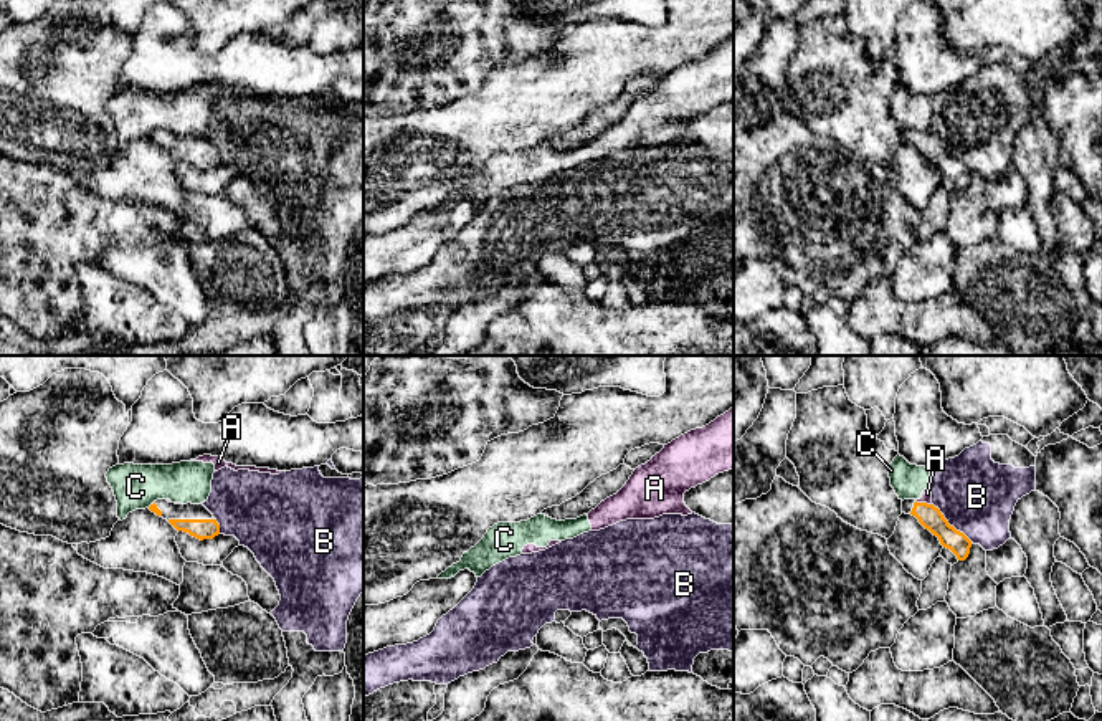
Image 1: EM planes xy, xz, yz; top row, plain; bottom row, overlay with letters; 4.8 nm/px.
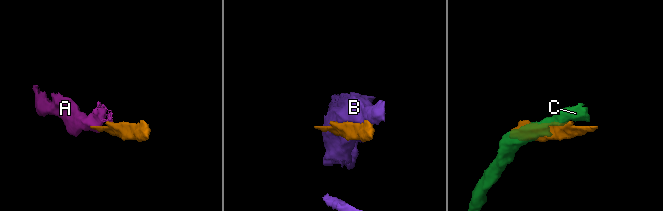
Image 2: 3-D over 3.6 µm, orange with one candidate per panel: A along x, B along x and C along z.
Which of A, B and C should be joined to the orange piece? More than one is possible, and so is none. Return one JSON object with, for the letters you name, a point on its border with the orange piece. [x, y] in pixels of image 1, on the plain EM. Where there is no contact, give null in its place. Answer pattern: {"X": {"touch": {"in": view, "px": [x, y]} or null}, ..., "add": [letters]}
{"add": []}

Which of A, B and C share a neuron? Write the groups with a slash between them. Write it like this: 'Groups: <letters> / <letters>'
Groups: A C / B

